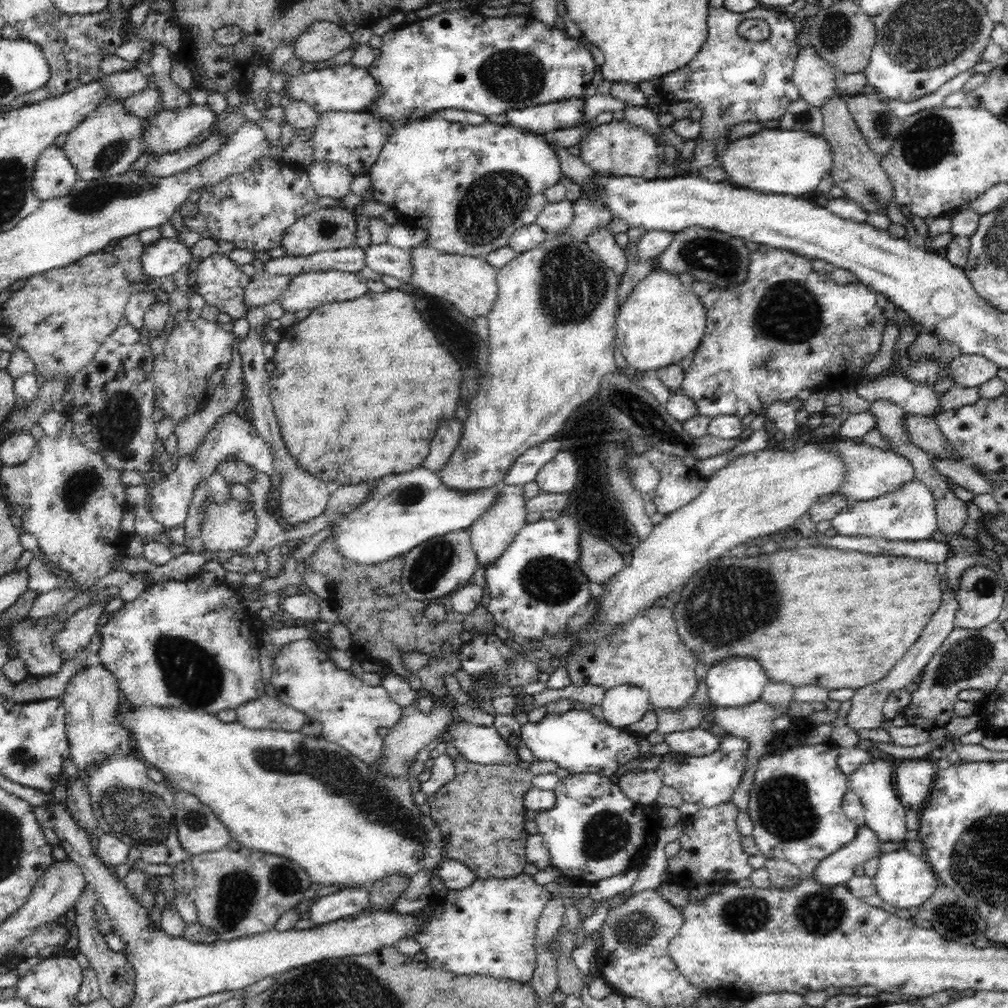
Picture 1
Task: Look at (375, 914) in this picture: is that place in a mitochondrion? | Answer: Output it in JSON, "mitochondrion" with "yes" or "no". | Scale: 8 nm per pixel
{"mitochondrion":"no"}

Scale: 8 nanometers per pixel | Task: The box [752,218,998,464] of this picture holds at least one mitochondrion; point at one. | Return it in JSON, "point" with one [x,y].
{"point":[789,312]}

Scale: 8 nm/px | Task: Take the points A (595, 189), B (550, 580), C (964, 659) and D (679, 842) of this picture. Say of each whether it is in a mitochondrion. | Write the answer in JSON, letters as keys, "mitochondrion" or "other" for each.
{"A":"other","B":"mitochondrion","C":"mitochondrion","D":"other"}

